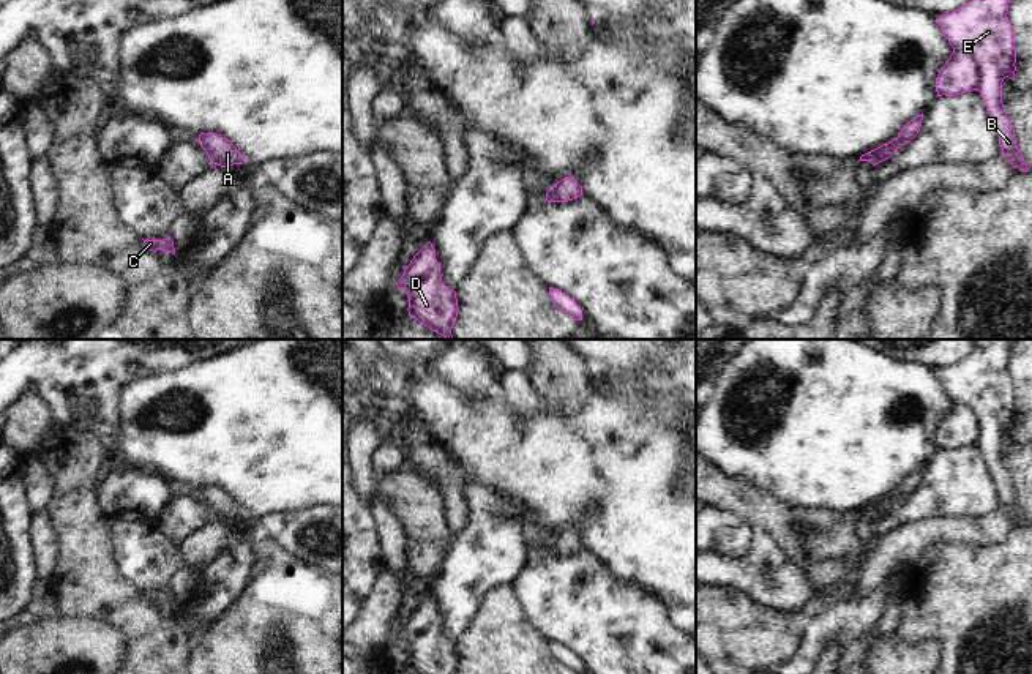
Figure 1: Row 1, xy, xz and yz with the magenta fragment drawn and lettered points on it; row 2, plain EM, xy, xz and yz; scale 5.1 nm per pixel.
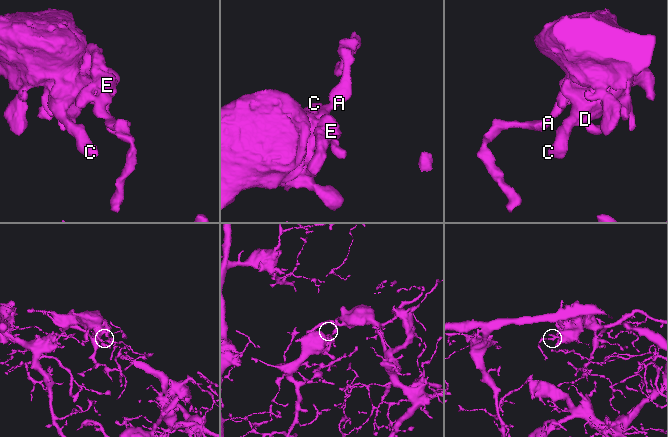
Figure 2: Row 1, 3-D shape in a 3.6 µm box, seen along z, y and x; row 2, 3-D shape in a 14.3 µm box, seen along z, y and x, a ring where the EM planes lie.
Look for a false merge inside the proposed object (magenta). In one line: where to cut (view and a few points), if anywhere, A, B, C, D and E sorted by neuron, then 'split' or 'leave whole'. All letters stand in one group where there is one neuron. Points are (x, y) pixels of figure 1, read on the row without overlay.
no cut; A B C D E; leave whole

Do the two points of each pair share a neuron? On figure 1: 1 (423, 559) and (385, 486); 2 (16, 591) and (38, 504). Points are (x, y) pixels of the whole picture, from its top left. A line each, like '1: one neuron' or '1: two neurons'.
1: one neuron
2: two neurons

